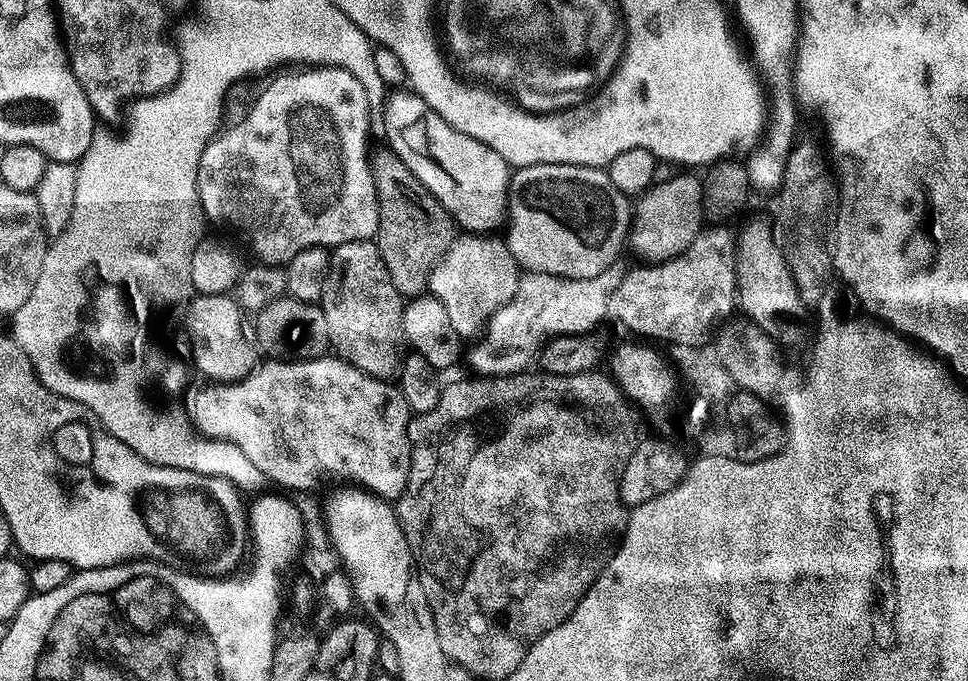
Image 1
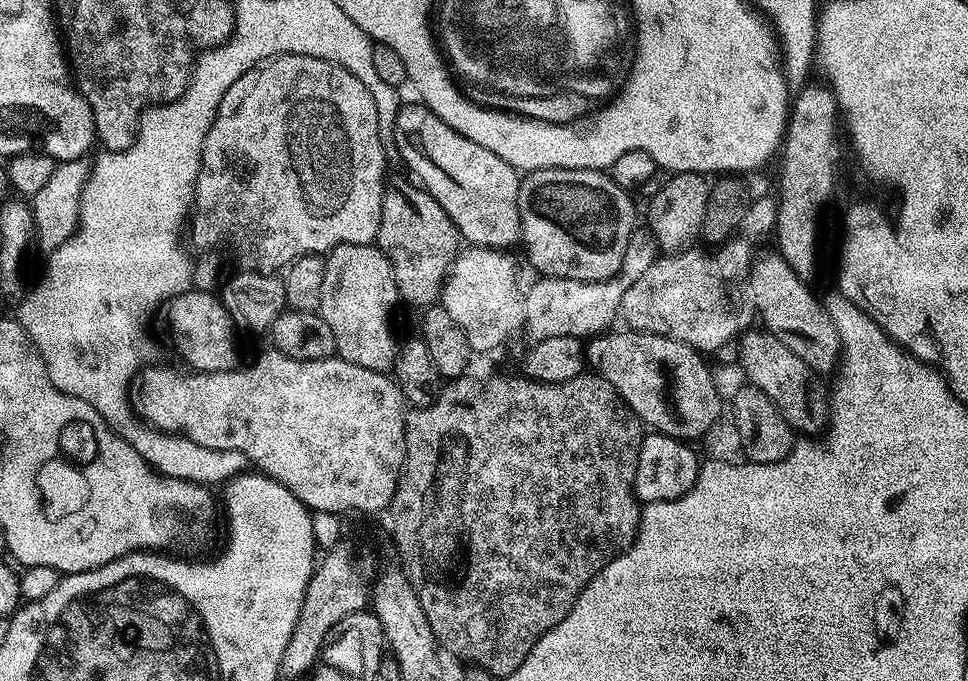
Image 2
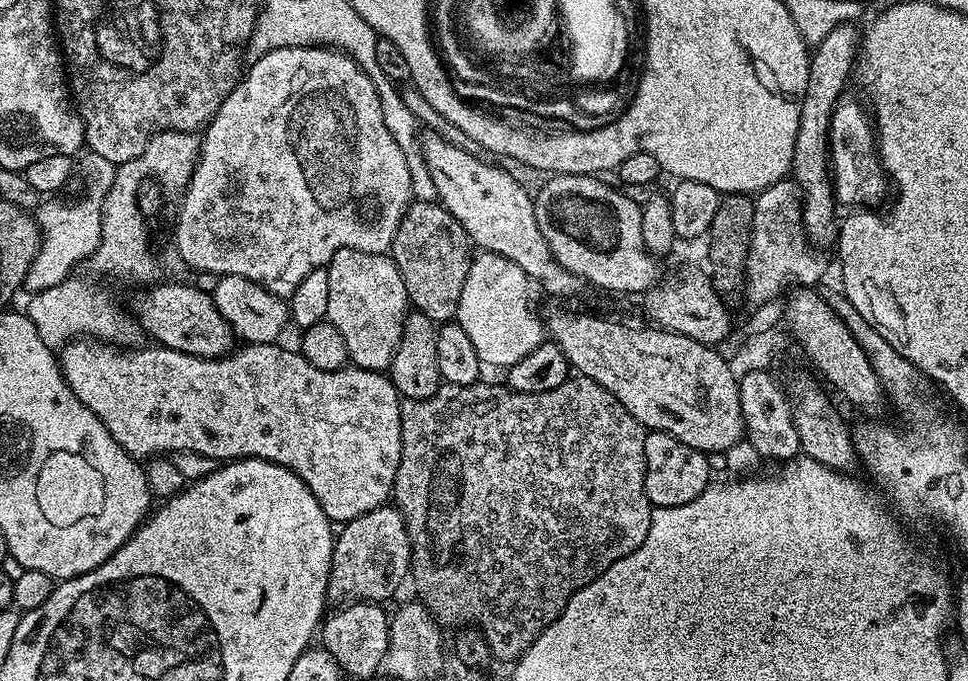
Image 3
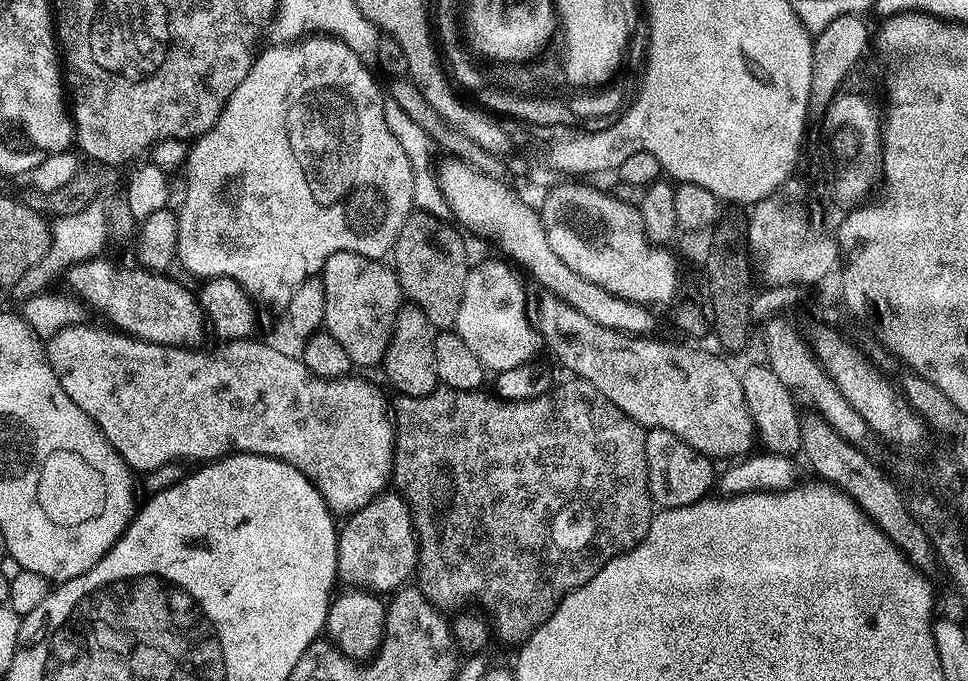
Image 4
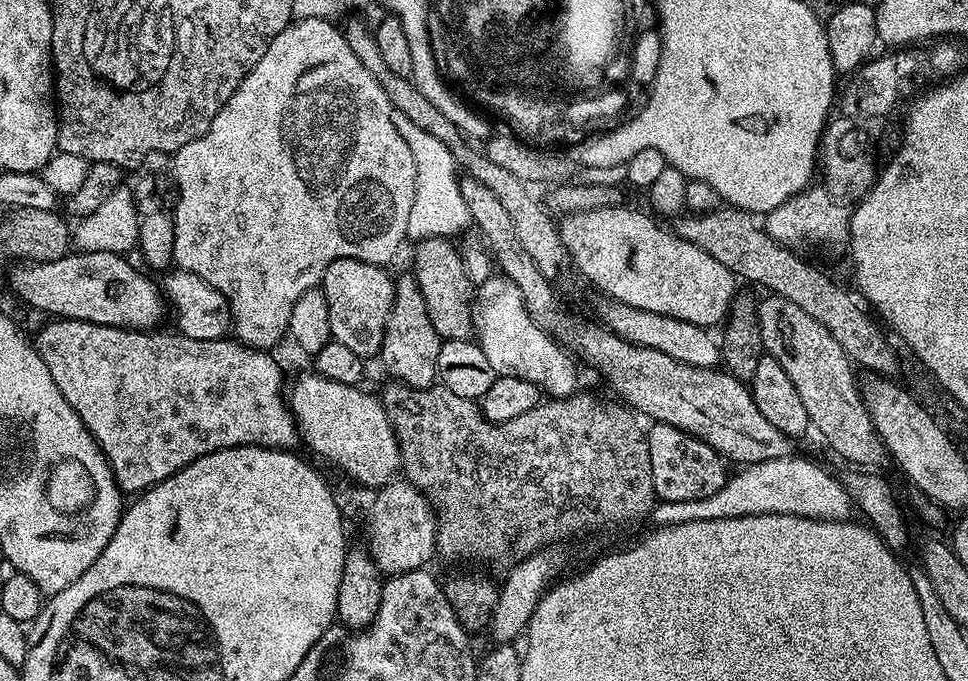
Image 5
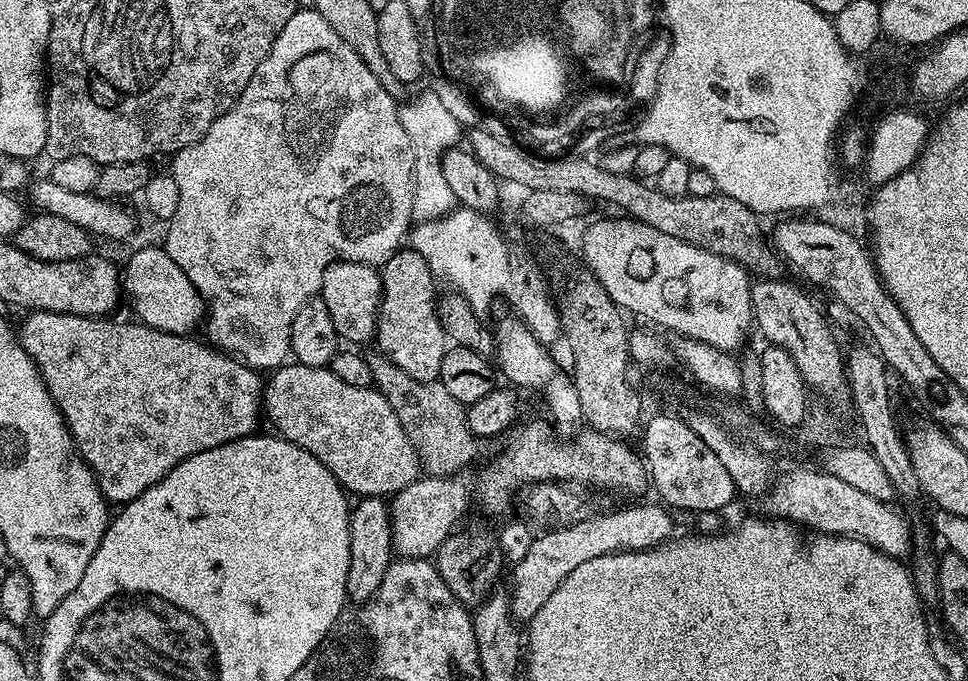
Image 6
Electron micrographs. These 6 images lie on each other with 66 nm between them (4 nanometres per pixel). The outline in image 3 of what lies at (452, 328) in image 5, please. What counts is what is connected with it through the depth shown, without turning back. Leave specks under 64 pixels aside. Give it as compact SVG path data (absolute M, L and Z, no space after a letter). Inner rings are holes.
M435 201L409 203L392 239L390 255L398 266L409 305L437 324L455 317L462 282L468 273L470 241L464 228L443 205Z

